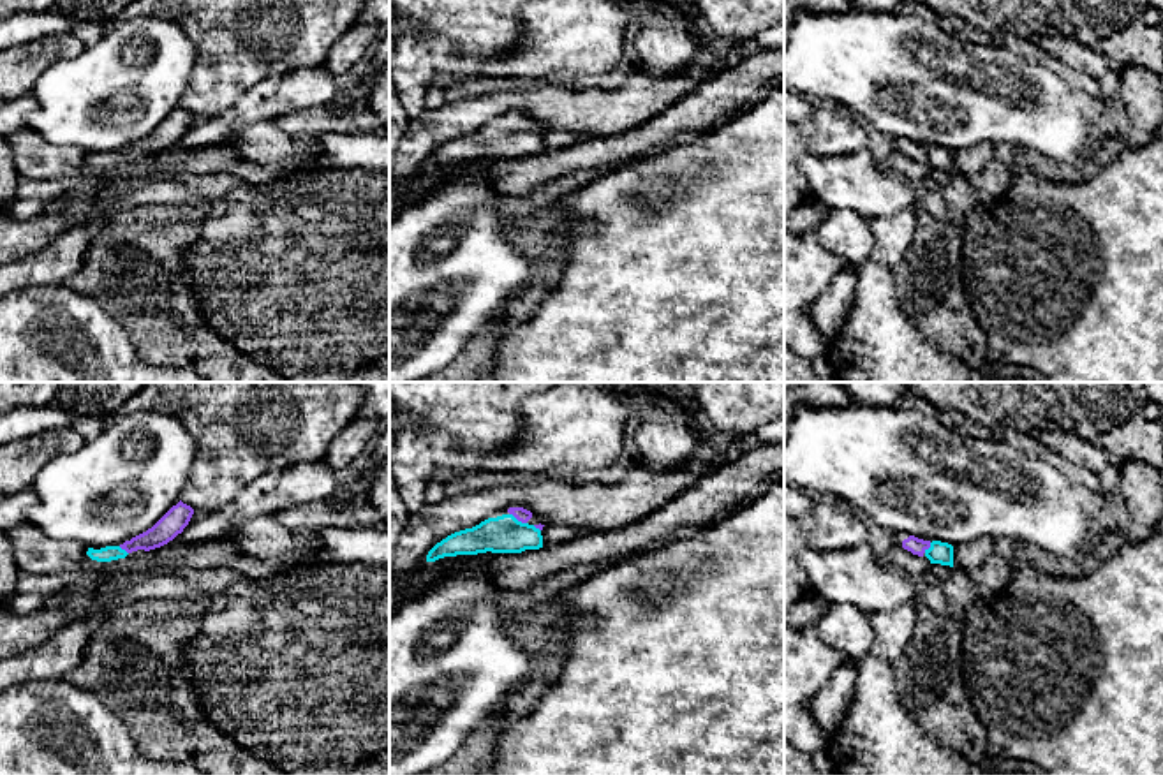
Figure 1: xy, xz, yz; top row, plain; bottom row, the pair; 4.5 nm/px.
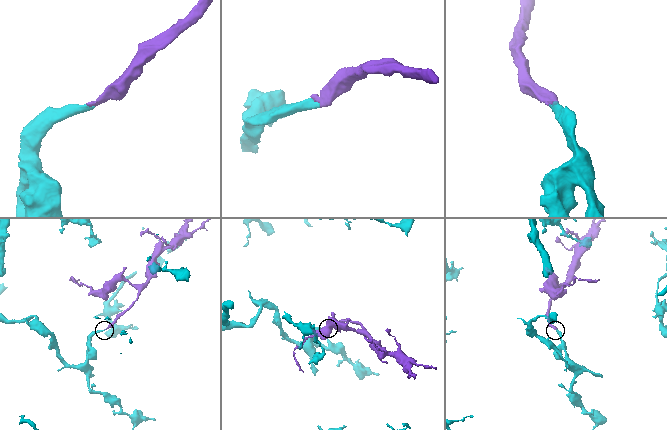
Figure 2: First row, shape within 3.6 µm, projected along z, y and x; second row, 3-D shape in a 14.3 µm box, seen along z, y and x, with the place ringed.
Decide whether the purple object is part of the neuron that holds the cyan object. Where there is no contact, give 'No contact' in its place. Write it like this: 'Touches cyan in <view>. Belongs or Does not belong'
Touches cyan in xz. Belongs

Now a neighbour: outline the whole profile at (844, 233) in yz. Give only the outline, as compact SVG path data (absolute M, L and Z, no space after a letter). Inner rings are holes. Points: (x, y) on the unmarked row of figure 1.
M828 210L816 229L816 240L844 262L862 264L872 257L874 250L869 220L851 210Z

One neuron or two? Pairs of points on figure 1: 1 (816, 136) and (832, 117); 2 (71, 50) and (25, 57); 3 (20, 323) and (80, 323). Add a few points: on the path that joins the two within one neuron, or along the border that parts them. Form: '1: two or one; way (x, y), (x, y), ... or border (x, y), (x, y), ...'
1: one; way (822, 131), (830, 122)
2: one; way (60, 50), (48, 50), (36, 57)
3: one; way (34, 323), (66, 323)

